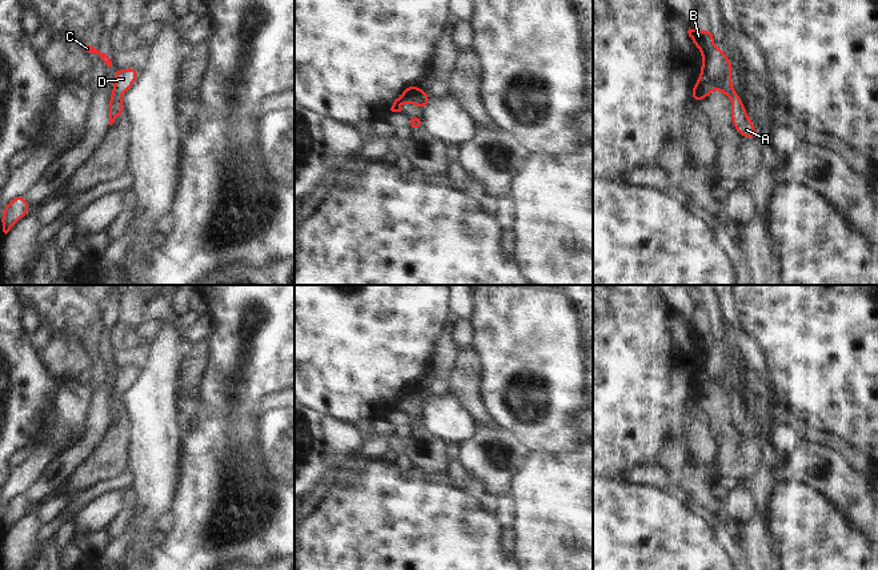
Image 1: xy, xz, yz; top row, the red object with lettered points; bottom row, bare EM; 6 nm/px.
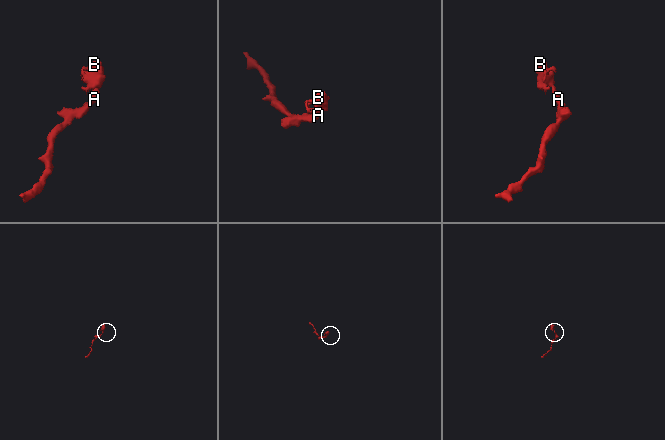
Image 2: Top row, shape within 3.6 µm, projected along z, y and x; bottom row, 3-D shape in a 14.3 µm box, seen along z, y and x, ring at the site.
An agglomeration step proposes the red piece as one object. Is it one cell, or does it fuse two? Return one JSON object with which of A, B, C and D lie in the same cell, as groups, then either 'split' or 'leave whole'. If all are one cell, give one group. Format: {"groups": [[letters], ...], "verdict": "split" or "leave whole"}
{"groups": [["A", "B", "C", "D"]], "verdict": "leave whole"}

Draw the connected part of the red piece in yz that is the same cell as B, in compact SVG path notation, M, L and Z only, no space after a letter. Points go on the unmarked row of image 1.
M687 329L690 338L702 352L702 364L698 380L691 386L691 397L701 401L703 396L710 396L710 389L717 388L731 397L731 421L735 429L749 438L755 438L755 425L749 417L742 397L734 390L731 381L733 364L730 357L713 342L715 332L713 329Z

